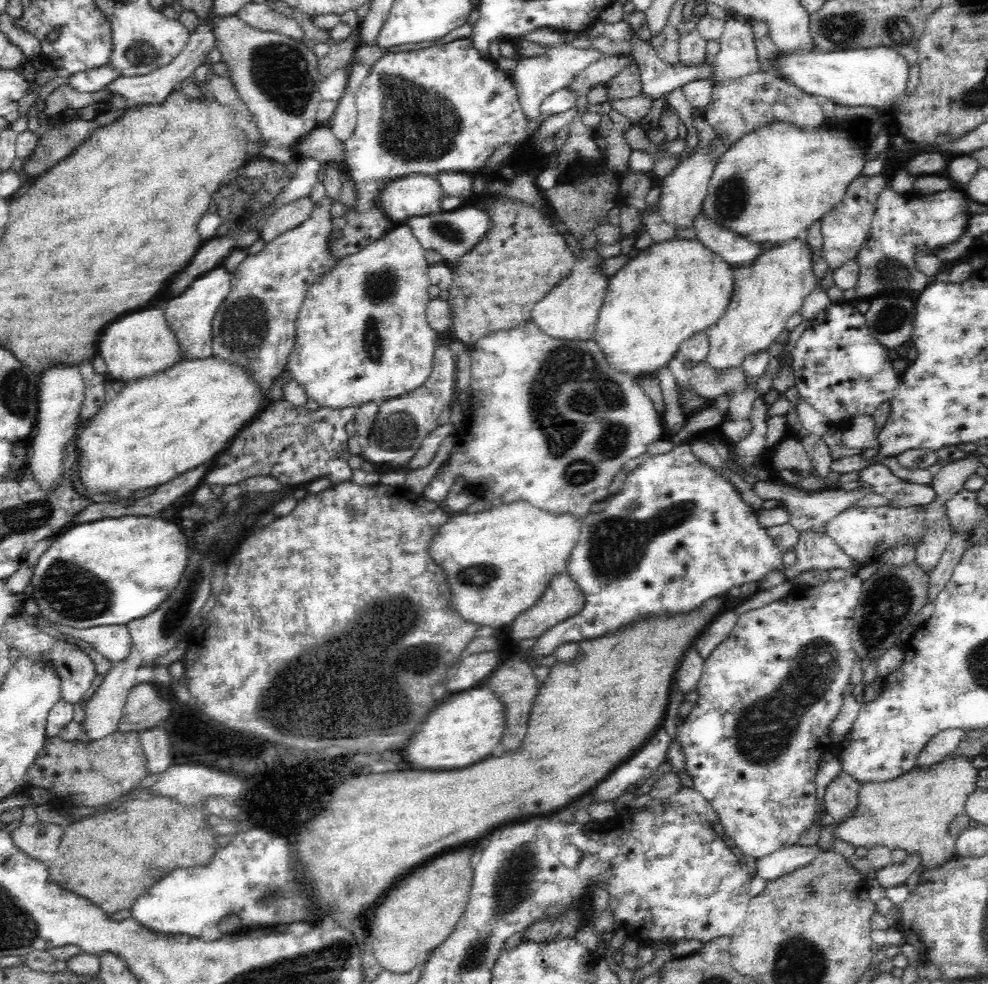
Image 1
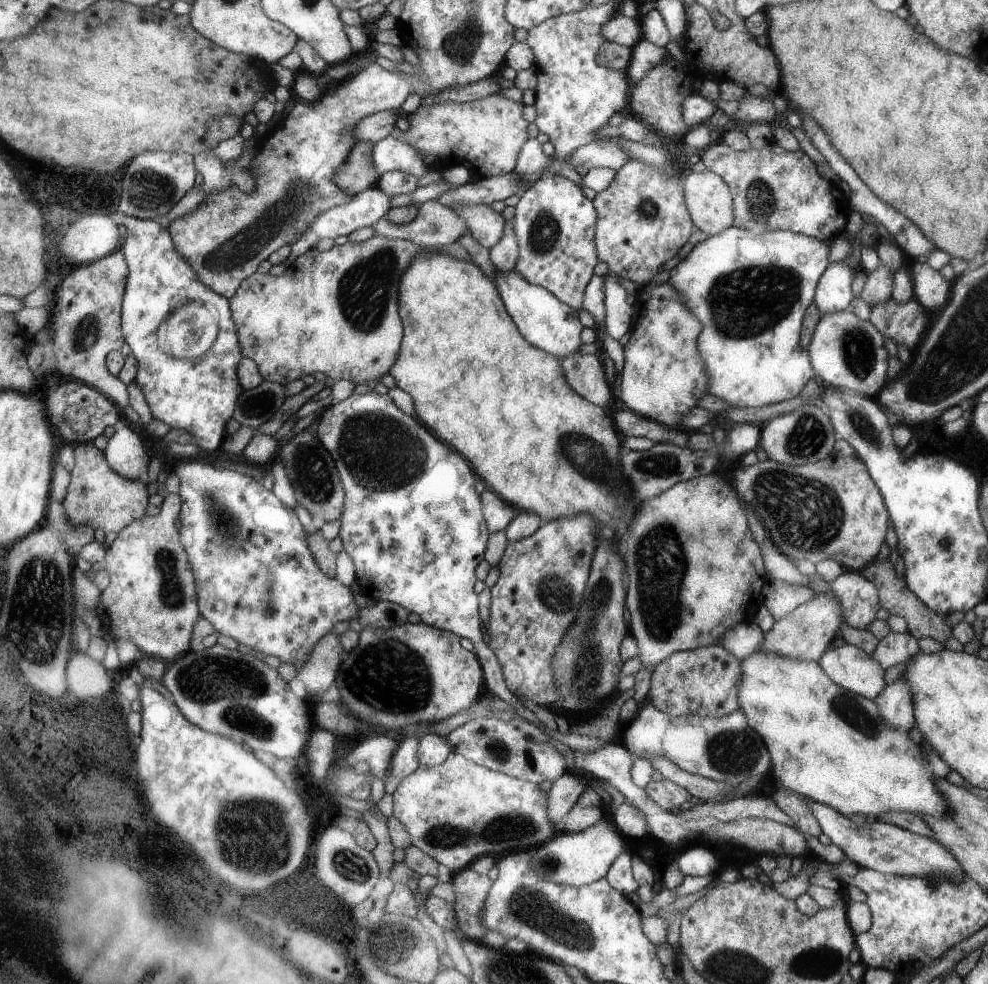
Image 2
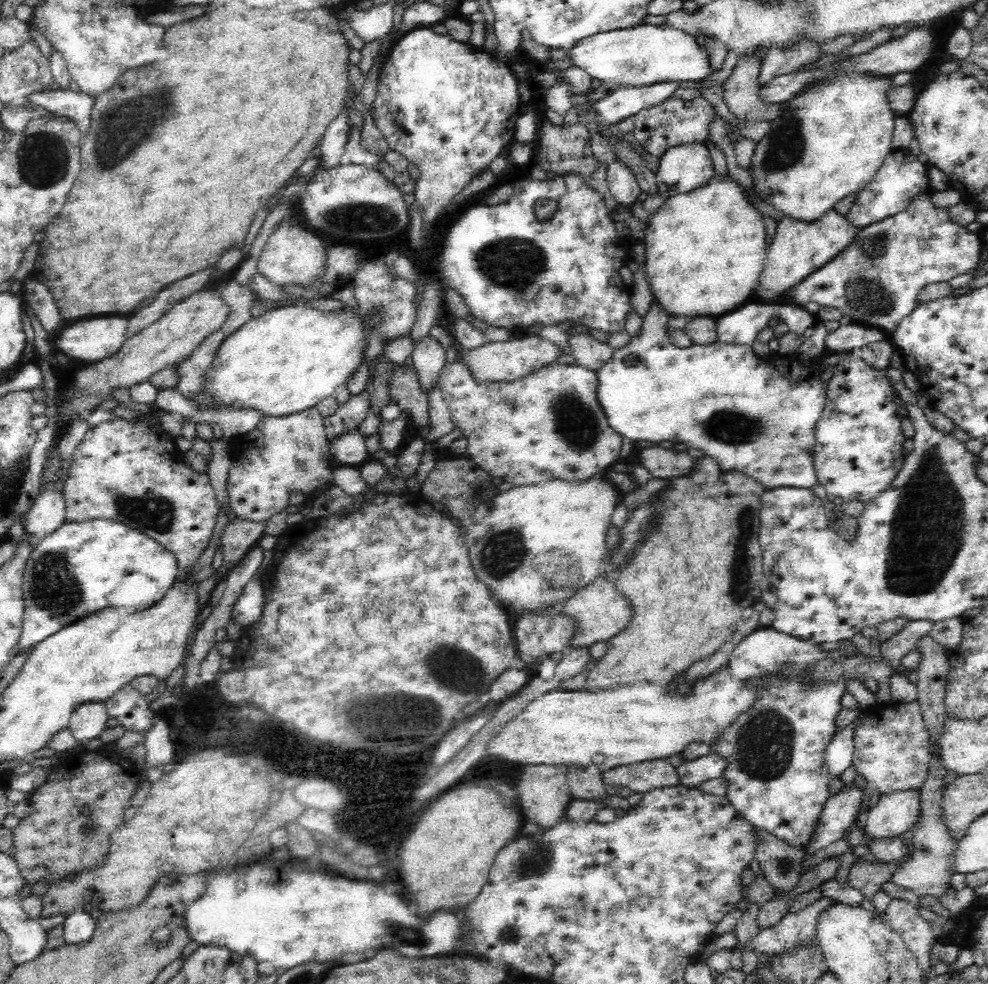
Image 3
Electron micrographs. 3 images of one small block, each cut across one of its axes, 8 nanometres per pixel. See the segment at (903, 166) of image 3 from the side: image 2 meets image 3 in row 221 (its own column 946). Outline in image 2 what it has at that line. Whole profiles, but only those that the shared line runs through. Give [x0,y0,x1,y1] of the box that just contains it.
[808,799,965,884]

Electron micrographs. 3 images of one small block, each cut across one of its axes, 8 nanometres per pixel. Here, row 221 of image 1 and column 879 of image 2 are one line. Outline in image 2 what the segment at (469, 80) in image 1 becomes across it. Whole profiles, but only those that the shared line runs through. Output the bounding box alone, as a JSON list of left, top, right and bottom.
[806,308,888,398]

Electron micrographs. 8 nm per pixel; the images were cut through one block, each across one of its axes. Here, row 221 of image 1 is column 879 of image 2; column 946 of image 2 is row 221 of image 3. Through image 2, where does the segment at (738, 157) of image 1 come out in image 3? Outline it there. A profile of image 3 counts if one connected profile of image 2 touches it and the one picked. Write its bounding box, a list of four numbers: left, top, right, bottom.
[752,76,898,222]

